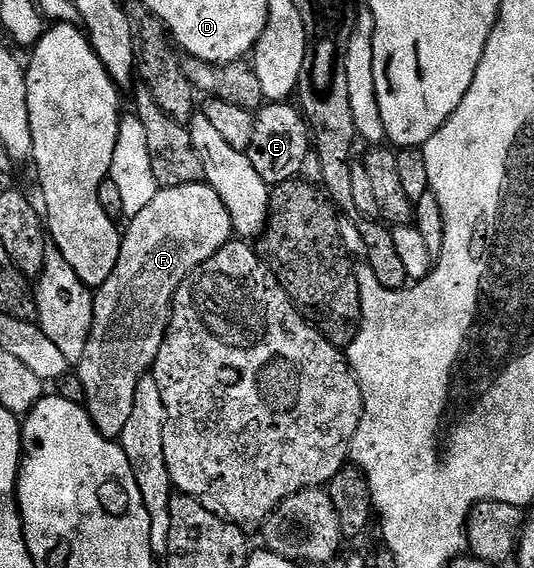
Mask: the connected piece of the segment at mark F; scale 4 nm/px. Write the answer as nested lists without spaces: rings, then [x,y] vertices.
[[[204,183],[161,189],[128,224],[129,230],[124,230],[121,239],[115,271],[111,271],[107,283],[96,286],[93,293],[91,335],[83,350],[83,359],[75,365],[75,372],[86,391],[85,410],[98,431],[110,439],[120,438],[123,427],[127,427],[127,419],[131,419],[137,380],[152,370],[159,347],[163,347],[178,287],[187,275],[191,275],[191,271],[195,271],[195,267],[207,263],[207,259],[211,259],[211,255],[215,255],[215,251],[222,249],[234,236],[231,215],[223,205],[223,199],[219,199],[216,191]]]

